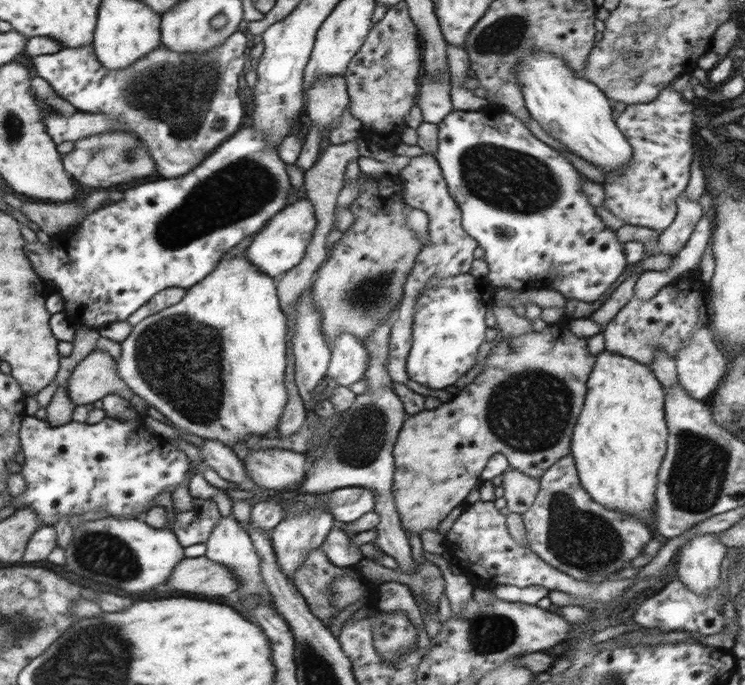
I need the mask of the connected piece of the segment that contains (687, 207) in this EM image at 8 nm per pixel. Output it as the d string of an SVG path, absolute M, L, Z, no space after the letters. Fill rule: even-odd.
M684 193L678 196L676 205L677 215L672 225L667 230L660 232L657 251L672 257L684 248L698 221L704 216L704 208L700 206L700 202L690 200Z

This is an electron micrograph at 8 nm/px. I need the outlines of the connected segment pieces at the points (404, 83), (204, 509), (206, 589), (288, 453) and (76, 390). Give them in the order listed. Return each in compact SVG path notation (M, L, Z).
M402 1L389 7L384 18L378 24L373 25L364 44L353 56L344 73L343 77L349 94L350 114L362 122L367 141L382 150L391 150L401 142L401 134L407 127L405 118L412 110L412 106L416 105L416 94L420 88L422 57L423 49L419 32L409 15L408 5Z
M193 498L193 508L175 514L172 531L183 547L205 544L221 515L212 499Z
M205 554L182 559L172 570L166 590L180 590L206 596L228 596L240 587L236 576L222 564L210 560Z
M256 450L248 454L243 462L252 481L271 492L298 488L306 478L306 456L292 450Z
M93 350L76 365L67 380L68 398L75 406L89 407L108 394L132 398L135 392L117 374L116 360L108 352Z

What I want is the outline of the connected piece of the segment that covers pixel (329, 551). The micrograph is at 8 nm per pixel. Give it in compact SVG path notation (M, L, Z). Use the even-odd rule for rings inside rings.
M334 526L320 549L324 550L325 555L334 566L353 568L363 559L359 548L350 546L350 538L347 533L339 527Z

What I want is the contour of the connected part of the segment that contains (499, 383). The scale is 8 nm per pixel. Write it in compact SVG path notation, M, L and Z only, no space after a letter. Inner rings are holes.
M563 317L559 322L549 324L546 331L536 332L535 330L528 334L520 334L514 336L499 336L498 342L490 350L488 358L486 358L486 366L483 371L476 376L474 382L468 389L462 388L455 396L447 403L442 403L435 409L425 409L418 414L408 416L404 421L402 428L397 436L395 446L393 447L394 455L394 474L393 474L393 495L396 510L401 518L403 529L410 530L412 534L422 534L426 530L436 530L440 526L440 521L444 520L457 505L465 505L465 498L475 486L480 486L480 474L484 470L488 459L496 453L506 455L509 465L514 470L524 472L526 476L532 478L540 478L554 462L558 462L560 458L570 455L571 438L577 418L584 406L584 400L587 392L587 380L592 368L596 362L596 357L588 352L588 338L578 338L576 334L572 334L569 328L569 319Z

